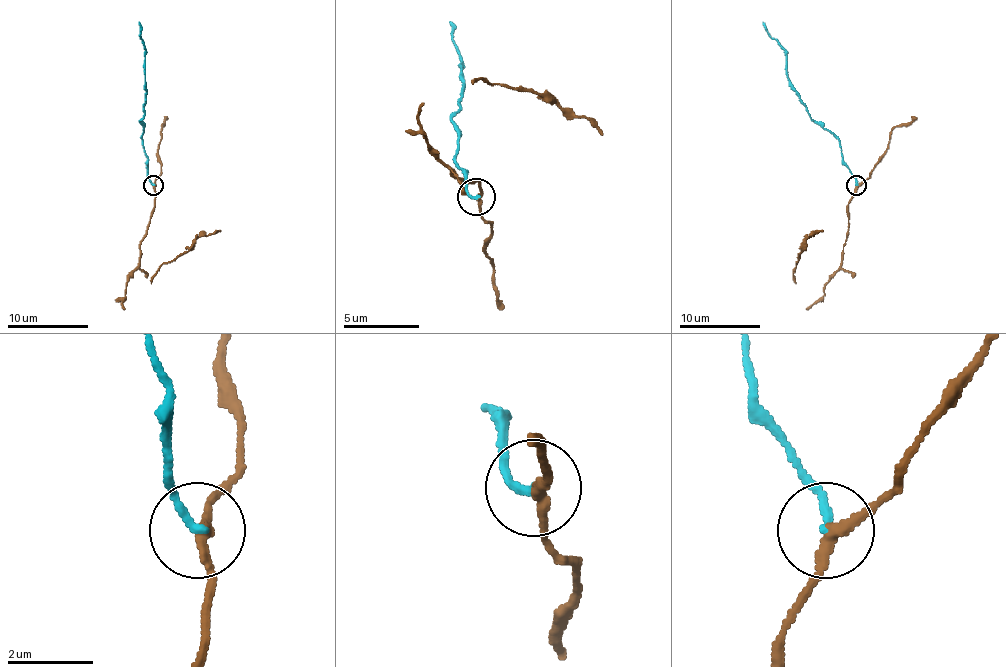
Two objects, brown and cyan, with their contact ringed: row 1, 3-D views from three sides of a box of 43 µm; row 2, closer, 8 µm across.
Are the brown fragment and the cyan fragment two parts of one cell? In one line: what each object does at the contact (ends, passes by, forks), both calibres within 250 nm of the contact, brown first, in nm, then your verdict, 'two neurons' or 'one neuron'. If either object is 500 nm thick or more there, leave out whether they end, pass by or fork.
brown passes by; cyan ends there; 240 nm thick on the brown side, 200 nm on the other; two neurons

